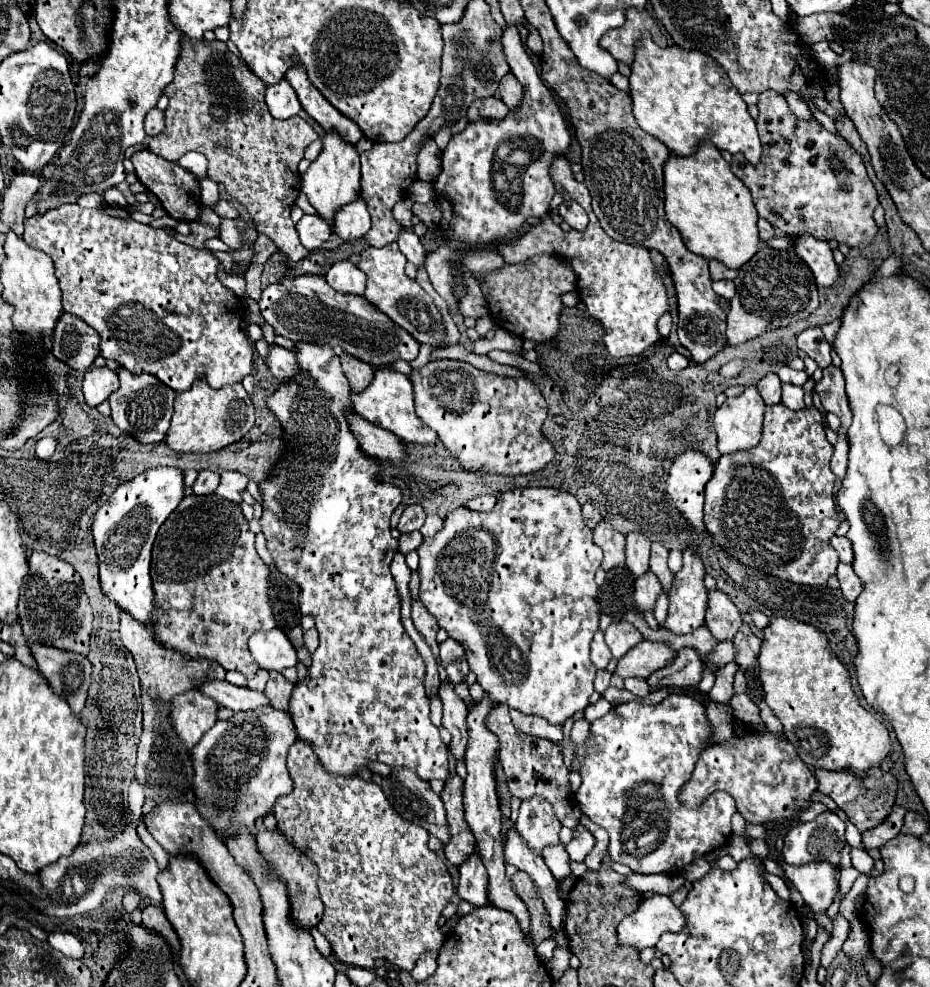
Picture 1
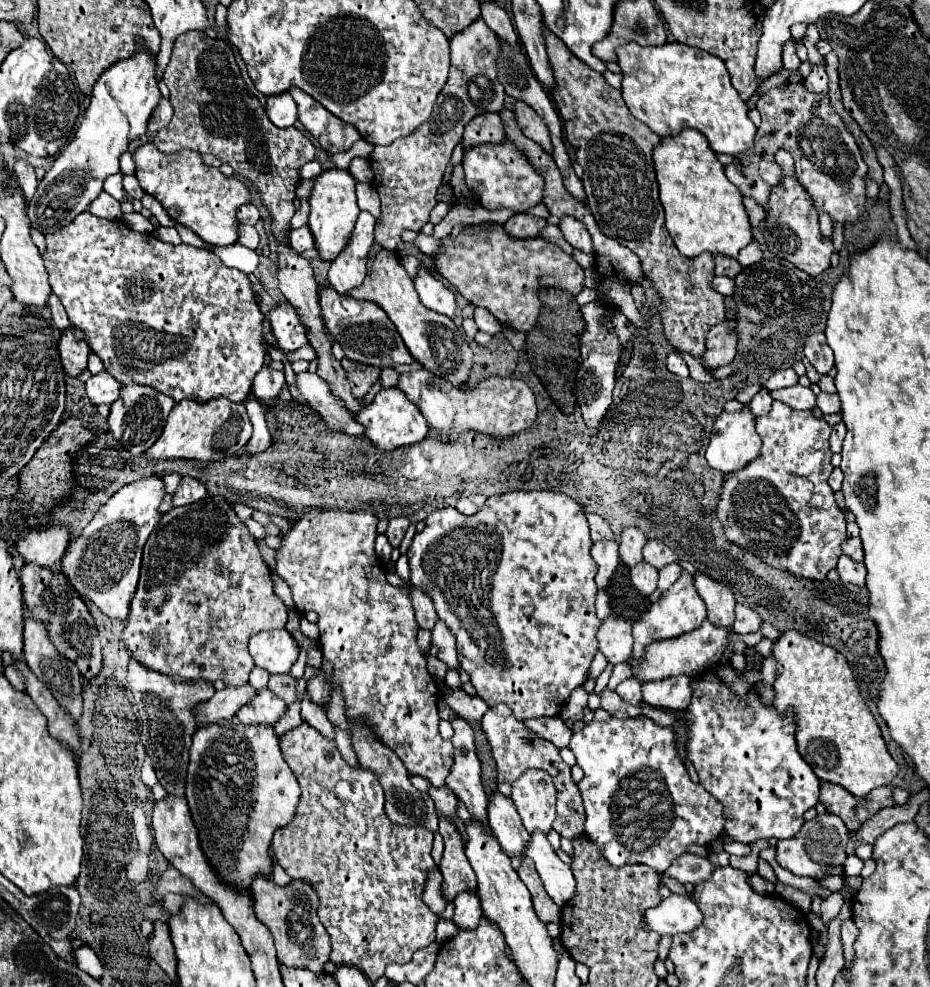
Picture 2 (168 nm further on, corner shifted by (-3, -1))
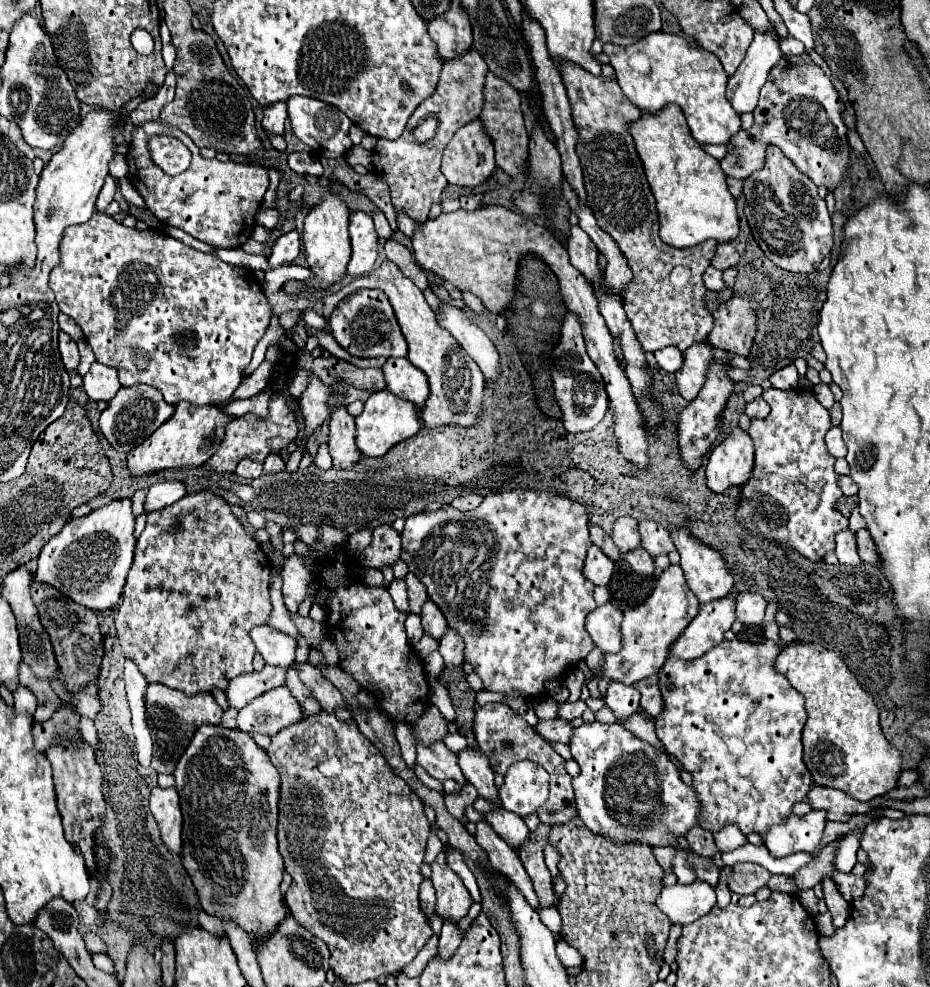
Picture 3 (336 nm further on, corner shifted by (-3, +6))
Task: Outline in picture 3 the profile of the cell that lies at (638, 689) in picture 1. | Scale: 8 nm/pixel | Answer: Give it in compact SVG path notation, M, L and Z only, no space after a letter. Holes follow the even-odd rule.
M611 682L605 694L605 704L611 708L617 722L623 722L639 710L639 692L633 686Z

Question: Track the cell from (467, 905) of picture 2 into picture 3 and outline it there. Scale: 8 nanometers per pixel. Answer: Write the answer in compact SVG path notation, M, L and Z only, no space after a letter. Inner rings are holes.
M443 924L441 936L439 936L439 944L437 944L437 956L441 960L449 960L457 946L461 944L461 936L459 936L459 926L457 924Z

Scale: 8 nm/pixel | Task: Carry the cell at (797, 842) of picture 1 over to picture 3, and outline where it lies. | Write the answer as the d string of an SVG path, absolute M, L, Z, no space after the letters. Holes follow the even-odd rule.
M811 810L805 816L789 816L781 824L771 824L771 828L761 834L761 838L767 850L777 858L795 852L813 852L821 842L825 822L825 812Z

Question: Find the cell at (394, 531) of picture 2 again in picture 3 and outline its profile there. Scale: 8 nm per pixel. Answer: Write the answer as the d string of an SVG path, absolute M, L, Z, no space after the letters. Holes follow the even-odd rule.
M385 524L373 530L373 540L363 550L363 556L359 558L359 562L363 566L383 570L385 566L393 566L399 560L399 554L401 554L399 534Z

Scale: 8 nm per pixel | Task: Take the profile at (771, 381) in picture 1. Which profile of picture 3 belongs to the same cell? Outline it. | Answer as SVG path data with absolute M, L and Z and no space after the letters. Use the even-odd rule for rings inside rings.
M757 398L757 400L753 400L753 402L747 404L745 414L747 414L749 418L765 418L765 416L769 414L769 406L765 404L763 398Z

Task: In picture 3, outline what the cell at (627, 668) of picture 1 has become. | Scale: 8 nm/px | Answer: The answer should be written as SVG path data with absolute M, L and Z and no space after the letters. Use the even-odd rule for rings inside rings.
M733 592L715 602L701 604L699 614L691 620L689 628L673 644L671 654L683 660L693 660L703 656L705 652L709 652L709 648L723 642L723 634L731 630L735 618L737 614L735 614Z

